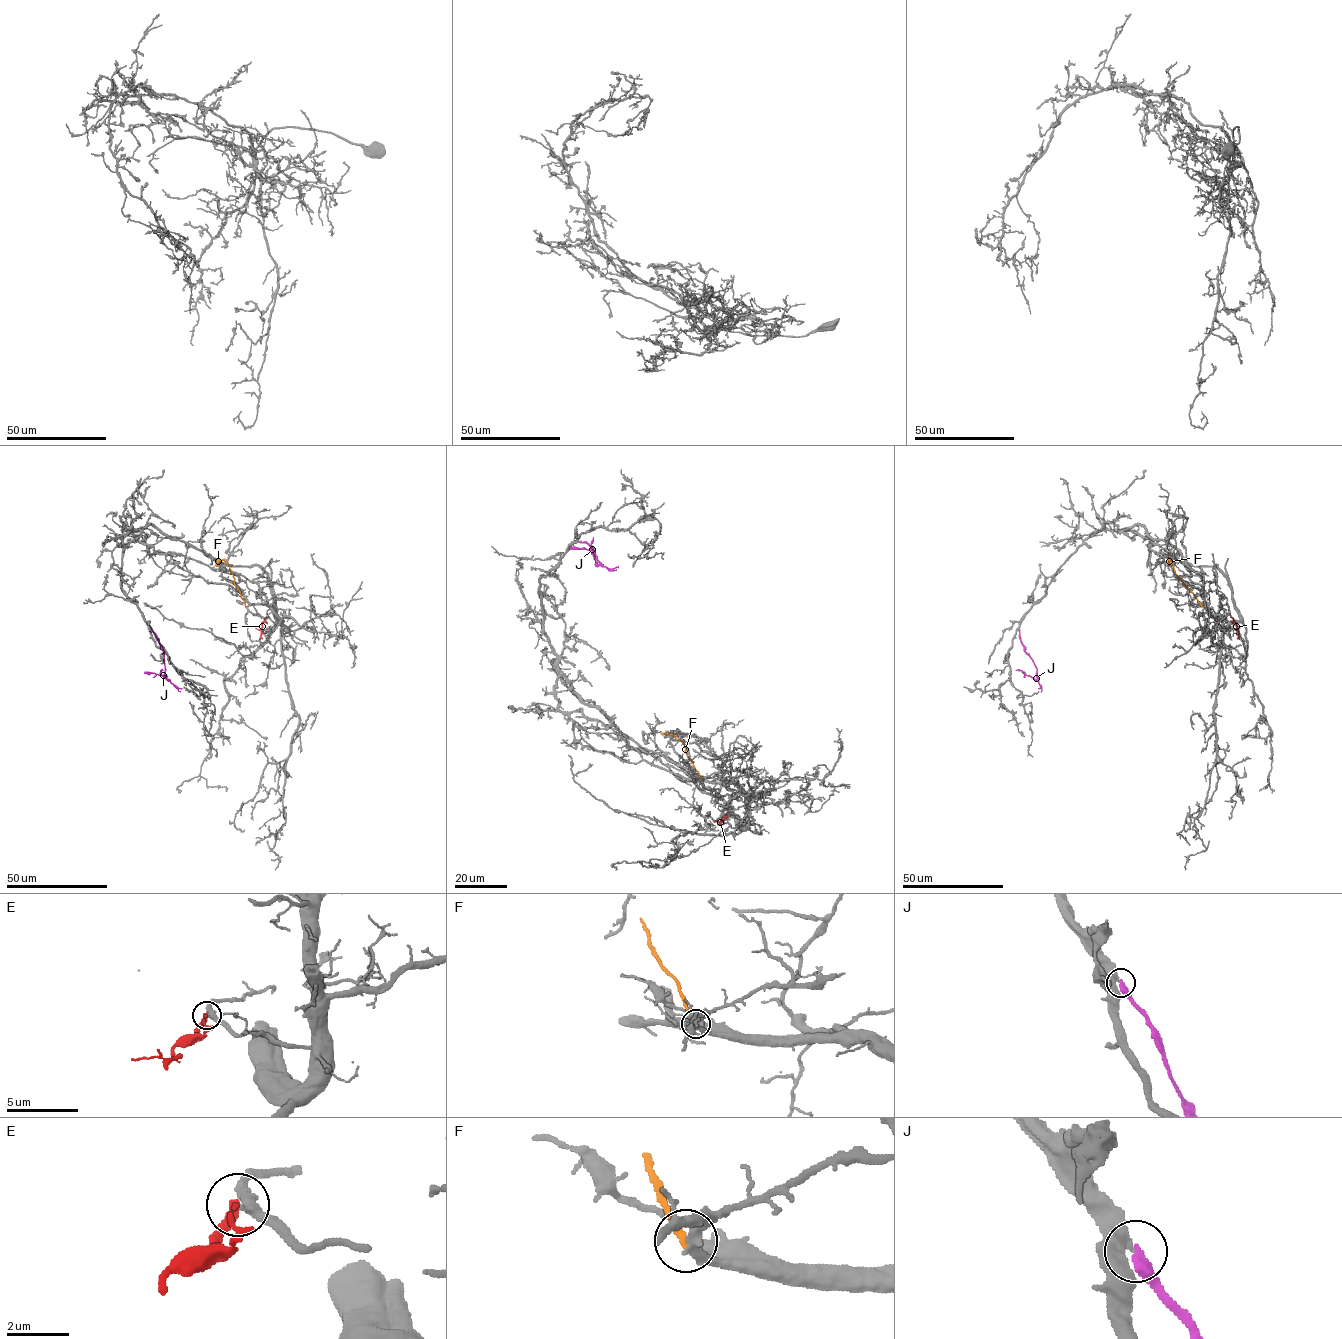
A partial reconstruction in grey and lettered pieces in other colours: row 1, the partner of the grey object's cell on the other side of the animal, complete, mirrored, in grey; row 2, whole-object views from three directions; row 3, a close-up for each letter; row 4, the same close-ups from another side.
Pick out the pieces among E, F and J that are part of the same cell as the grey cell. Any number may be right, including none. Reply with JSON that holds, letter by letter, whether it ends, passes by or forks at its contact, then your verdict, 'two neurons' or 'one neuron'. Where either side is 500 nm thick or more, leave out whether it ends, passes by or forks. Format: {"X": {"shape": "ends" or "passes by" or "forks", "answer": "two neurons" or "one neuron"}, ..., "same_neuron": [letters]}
{"E": {"shape": "ends", "answer": "two neurons"}, "F": {"shape": "ends", "answer": "two neurons"}, "J": {"shape": "ends", "answer": "one neuron"}, "same_neuron": ["J"]}

